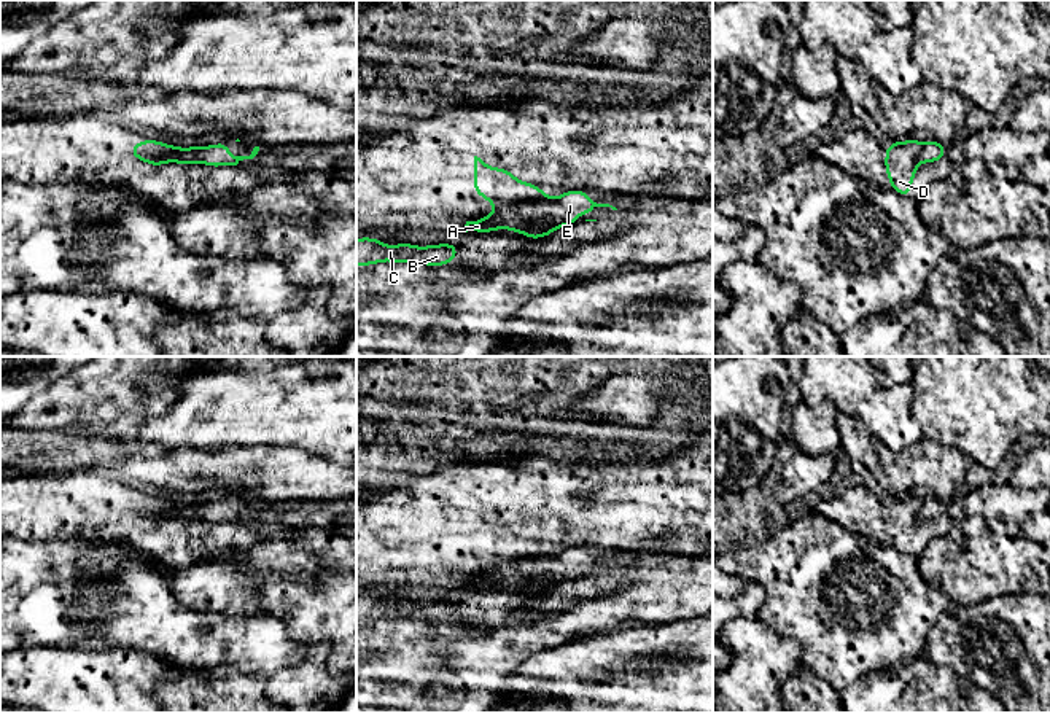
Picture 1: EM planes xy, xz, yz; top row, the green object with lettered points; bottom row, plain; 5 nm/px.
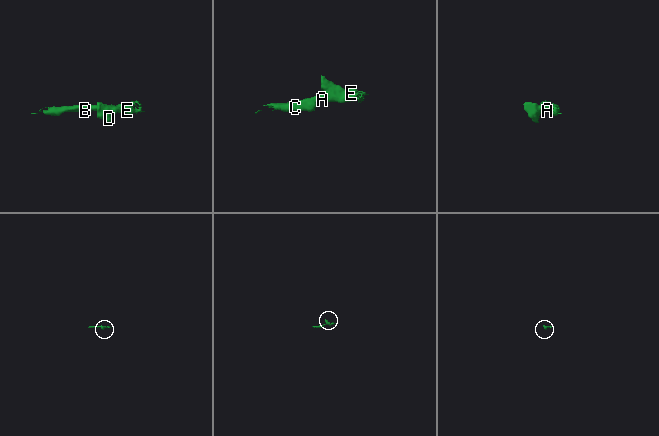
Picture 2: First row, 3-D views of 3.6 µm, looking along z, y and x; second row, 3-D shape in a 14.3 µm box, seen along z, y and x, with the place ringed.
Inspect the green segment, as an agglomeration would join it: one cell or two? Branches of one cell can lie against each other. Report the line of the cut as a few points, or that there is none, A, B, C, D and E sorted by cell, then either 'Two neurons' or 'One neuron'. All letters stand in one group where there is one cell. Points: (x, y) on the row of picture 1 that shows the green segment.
Split along xz (544, 194), (535, 201), (509, 204), (498, 210). Groups: A B C E / D. Two neurons

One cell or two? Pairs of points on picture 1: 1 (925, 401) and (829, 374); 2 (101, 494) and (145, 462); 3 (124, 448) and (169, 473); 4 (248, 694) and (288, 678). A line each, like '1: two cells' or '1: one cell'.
1: two cells
2: two cells
3: one cell
4: two cells

